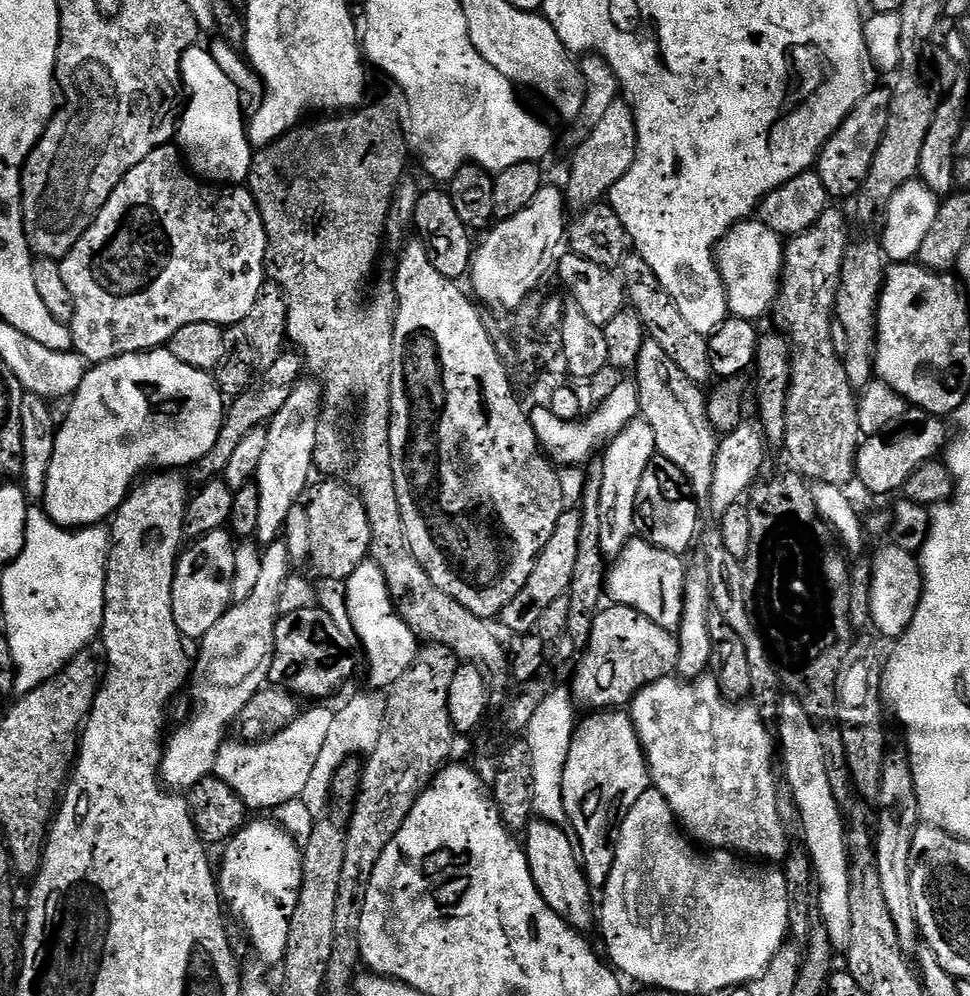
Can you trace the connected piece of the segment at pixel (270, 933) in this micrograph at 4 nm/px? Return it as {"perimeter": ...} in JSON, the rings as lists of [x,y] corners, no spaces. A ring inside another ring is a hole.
{"perimeter":[[[249,819],[244,827],[223,845],[224,857],[218,860],[218,889],[221,901],[240,919],[256,956],[264,964],[279,965],[286,954],[290,938],[290,922],[298,906],[302,890],[304,858],[301,845],[297,844],[284,830],[271,819]]]}

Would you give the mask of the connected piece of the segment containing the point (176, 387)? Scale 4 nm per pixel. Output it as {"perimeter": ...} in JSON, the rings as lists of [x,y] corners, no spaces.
{"perimeter":[[[166,350],[135,352],[107,360],[101,364],[91,365],[82,378],[75,395],[72,396],[72,405],[68,416],[59,421],[58,427],[55,429],[56,441],[54,442],[53,457],[50,460],[49,476],[46,478],[45,494],[42,499],[43,511],[47,512],[49,520],[54,521],[57,526],[62,528],[79,530],[103,525],[105,521],[115,516],[116,511],[122,506],[122,502],[128,497],[134,485],[149,470],[180,470],[176,468],[184,467],[187,469],[189,466],[195,466],[206,454],[210,454],[214,442],[218,442],[218,434],[222,430],[225,411],[226,397],[220,393],[220,387],[216,384],[215,379],[202,370],[194,370],[194,366],[186,366],[182,362],[178,362],[178,358],[174,358],[174,354],[170,354]]]}

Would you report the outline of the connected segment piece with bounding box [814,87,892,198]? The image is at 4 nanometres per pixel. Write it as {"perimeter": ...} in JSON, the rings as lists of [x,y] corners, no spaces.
{"perimeter":[[[873,87],[850,110],[850,114],[838,126],[838,130],[824,143],[819,157],[814,165],[815,171],[820,173],[822,186],[826,186],[829,197],[855,197],[874,162],[874,154],[878,154],[878,146],[882,142],[882,134],[886,134],[886,122],[890,118],[890,102],[892,93],[887,87]]]}

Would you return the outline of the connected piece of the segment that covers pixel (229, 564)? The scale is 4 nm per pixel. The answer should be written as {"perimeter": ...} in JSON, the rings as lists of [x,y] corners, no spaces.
{"perimeter":[[[224,528],[207,532],[181,551],[172,582],[172,614],[181,636],[188,642],[199,642],[227,614],[233,603],[234,554],[232,533]]]}

